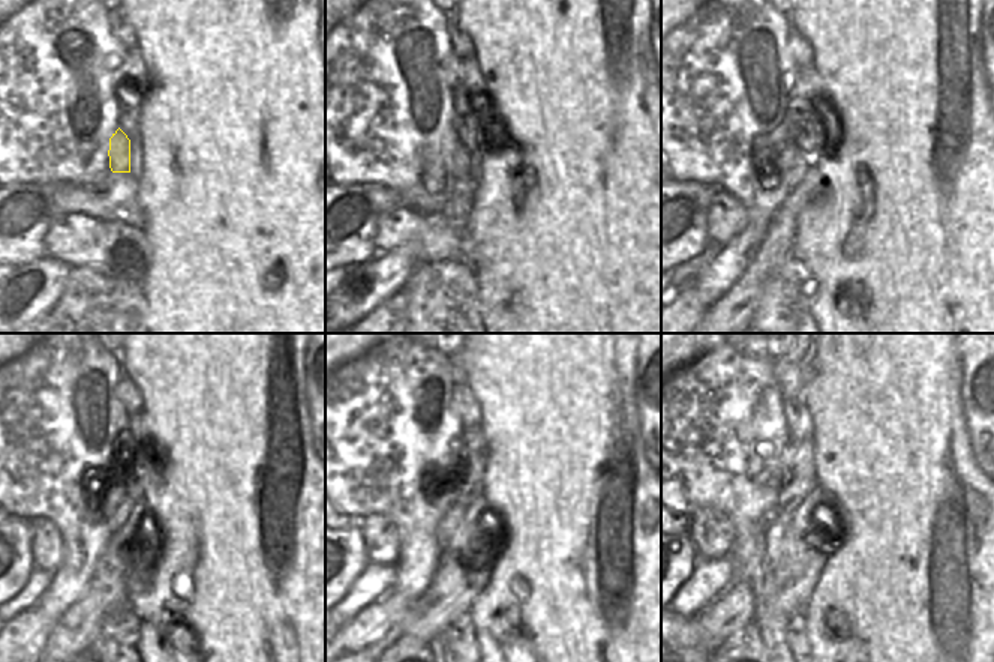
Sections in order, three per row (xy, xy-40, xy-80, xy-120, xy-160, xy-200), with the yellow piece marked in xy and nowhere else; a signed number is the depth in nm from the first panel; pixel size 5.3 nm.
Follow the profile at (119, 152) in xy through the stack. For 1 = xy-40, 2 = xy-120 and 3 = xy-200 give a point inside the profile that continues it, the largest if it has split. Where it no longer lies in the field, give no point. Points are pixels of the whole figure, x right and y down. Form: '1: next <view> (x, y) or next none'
1: next xy-40 (459, 159)
2: next xy-120 (123, 511)
3: next xy-200 (772, 626)

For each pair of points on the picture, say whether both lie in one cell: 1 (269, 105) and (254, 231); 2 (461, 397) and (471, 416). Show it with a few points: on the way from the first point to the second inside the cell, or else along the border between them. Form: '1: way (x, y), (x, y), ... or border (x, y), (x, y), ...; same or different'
1: way (258, 137), (258, 200); same
2: way (464, 401), (470, 412); same

